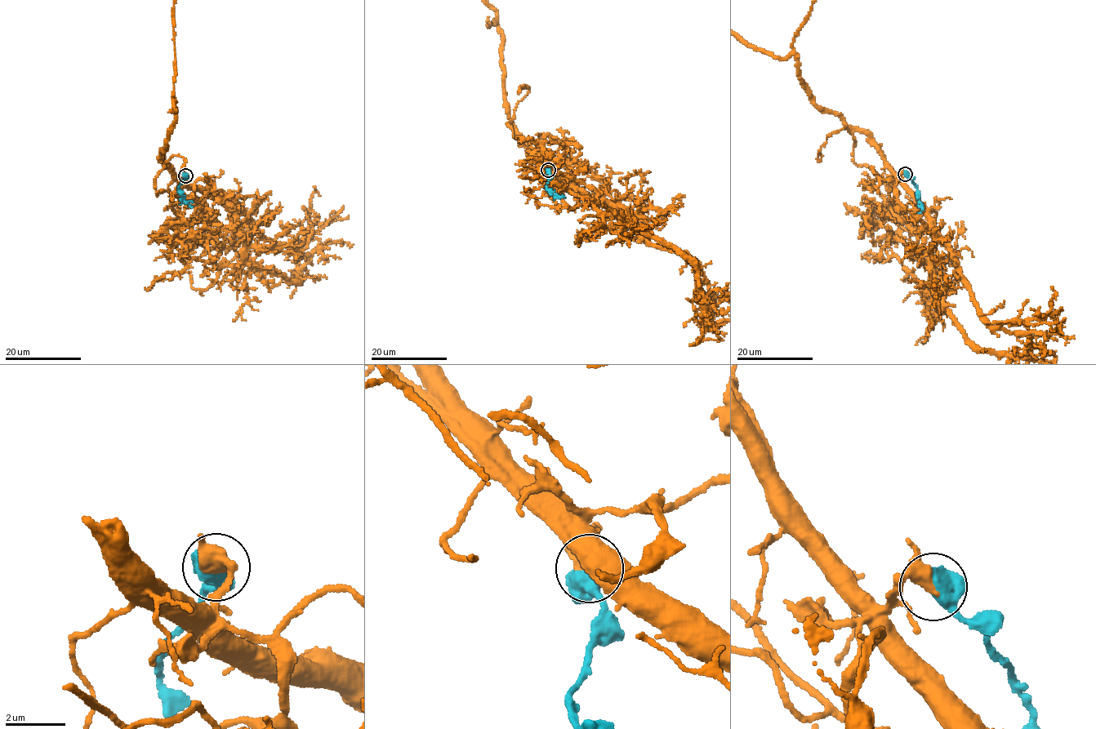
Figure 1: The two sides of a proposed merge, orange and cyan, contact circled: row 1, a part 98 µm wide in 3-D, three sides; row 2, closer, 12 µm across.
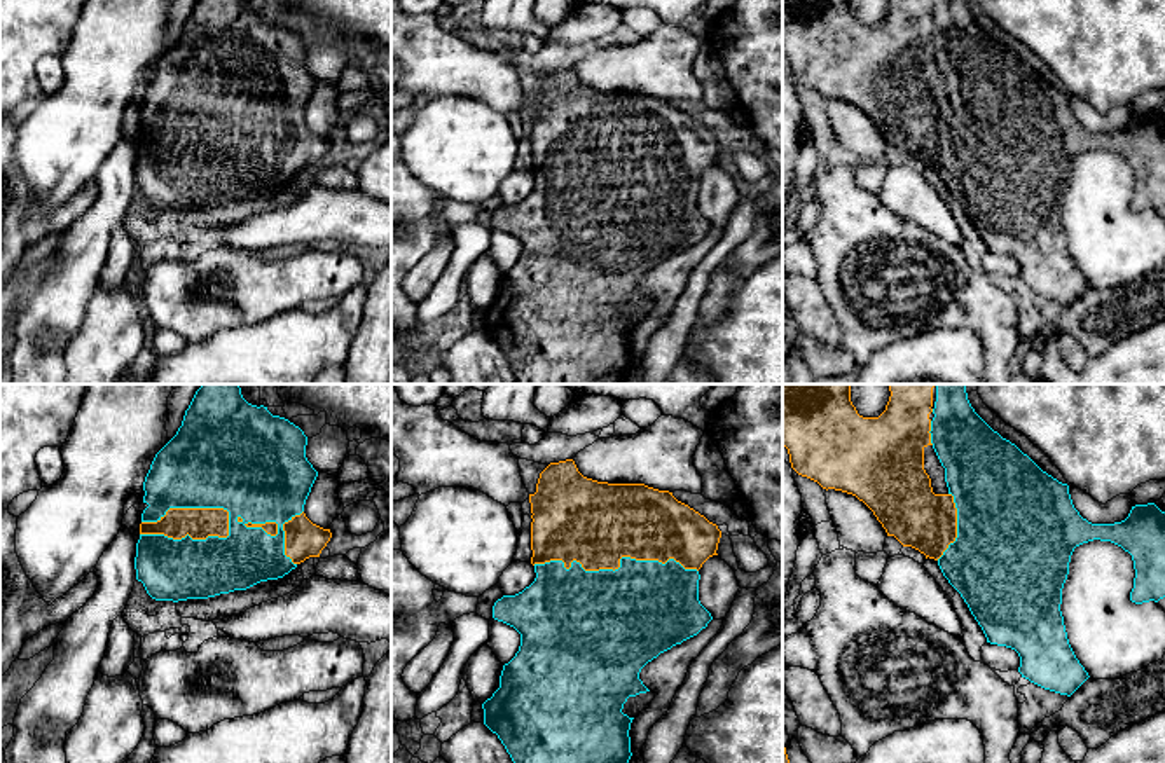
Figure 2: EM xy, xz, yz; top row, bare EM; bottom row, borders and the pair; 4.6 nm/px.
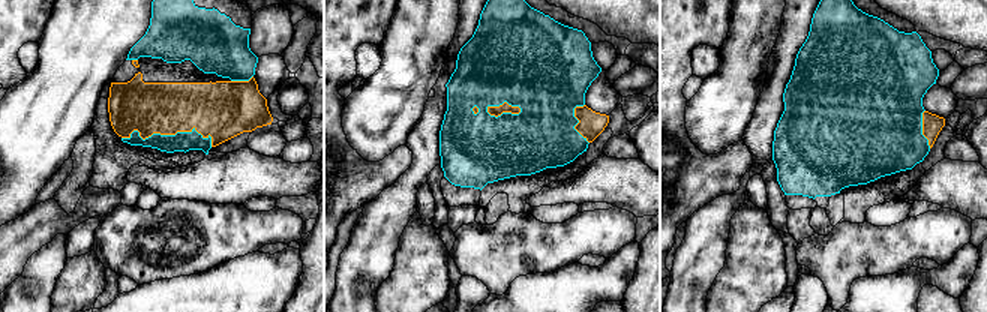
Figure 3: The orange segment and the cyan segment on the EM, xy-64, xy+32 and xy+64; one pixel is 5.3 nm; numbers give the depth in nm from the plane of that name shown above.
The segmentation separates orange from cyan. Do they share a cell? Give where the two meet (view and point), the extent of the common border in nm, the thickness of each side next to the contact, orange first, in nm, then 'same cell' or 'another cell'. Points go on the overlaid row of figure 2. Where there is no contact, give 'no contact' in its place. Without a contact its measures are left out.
xy (194, 538) | 420 nm | 140/280 nm | same cell

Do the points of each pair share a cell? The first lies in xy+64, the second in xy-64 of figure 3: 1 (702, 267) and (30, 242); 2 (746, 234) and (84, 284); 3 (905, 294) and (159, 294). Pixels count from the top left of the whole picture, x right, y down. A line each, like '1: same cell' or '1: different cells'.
1: different cells
2: same cell
3: same cell

